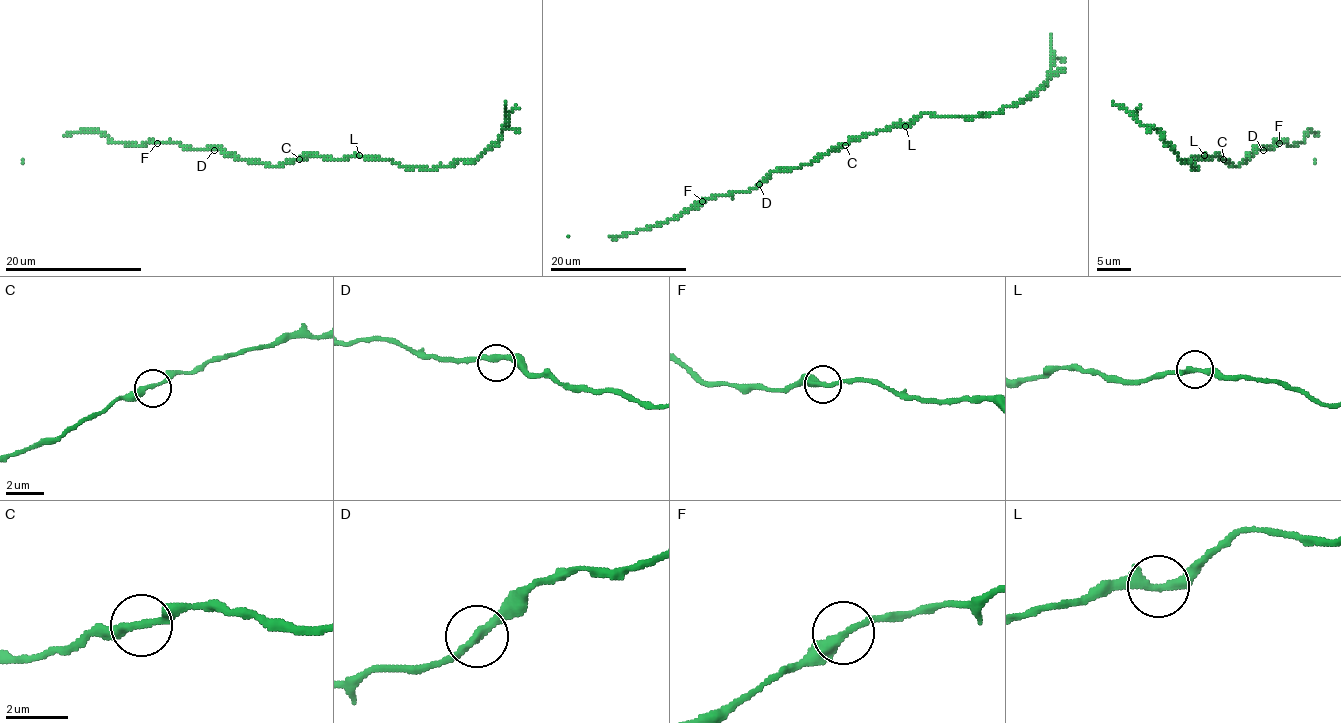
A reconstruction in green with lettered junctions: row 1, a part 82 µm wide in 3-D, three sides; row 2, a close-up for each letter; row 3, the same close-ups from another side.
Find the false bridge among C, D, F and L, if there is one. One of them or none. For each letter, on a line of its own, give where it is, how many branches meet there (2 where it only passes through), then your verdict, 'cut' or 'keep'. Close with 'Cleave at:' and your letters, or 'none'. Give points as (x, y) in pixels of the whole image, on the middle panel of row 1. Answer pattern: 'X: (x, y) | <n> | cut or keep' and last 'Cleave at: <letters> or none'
C: (845, 145) | 2 | keep
D: (759, 184) | 2 | keep
F: (702, 201) | 2 | keep
L: (905, 126) | 2 | keep
Cleave at: none

